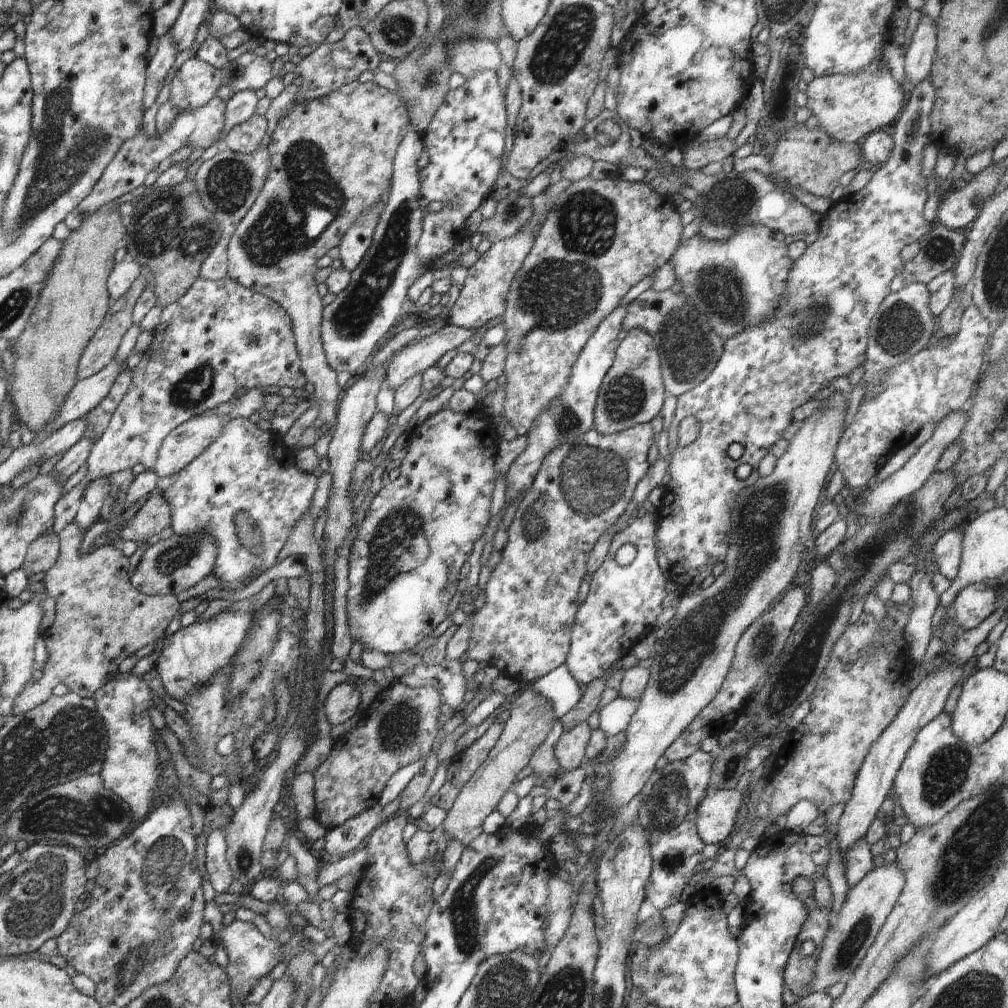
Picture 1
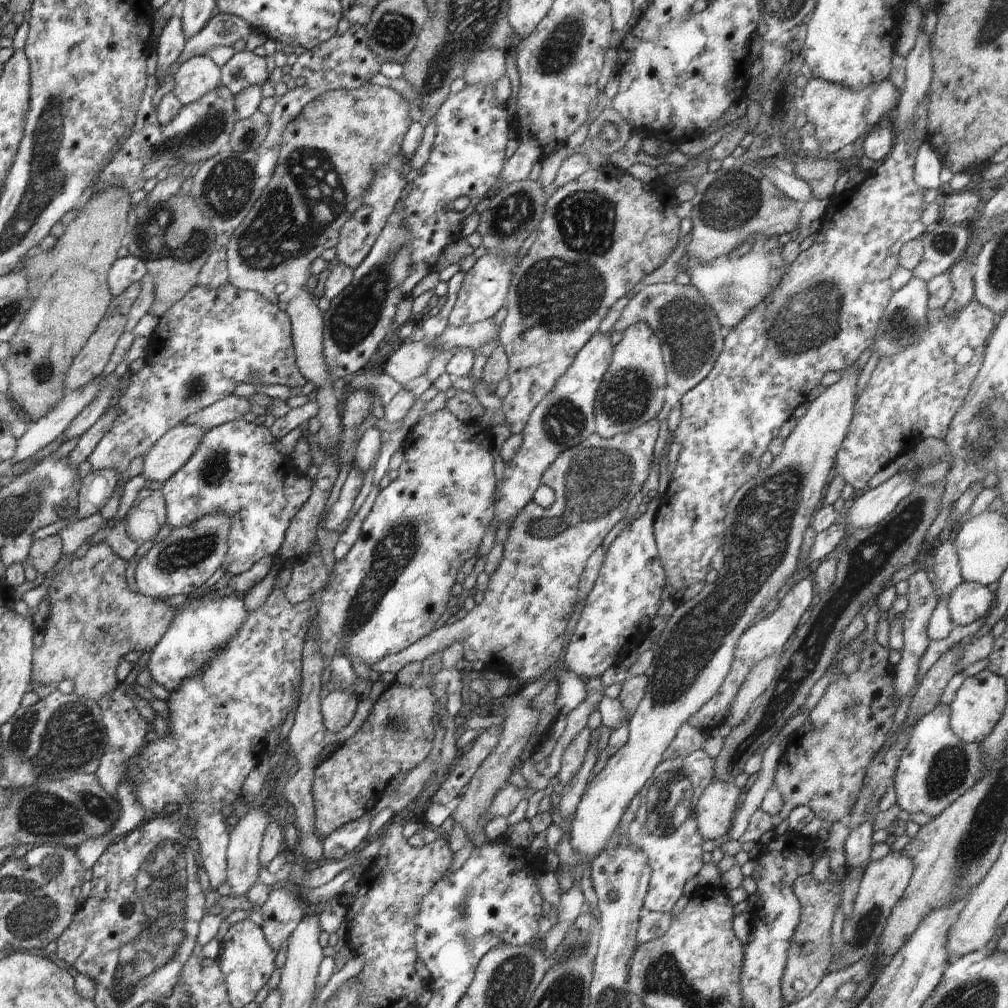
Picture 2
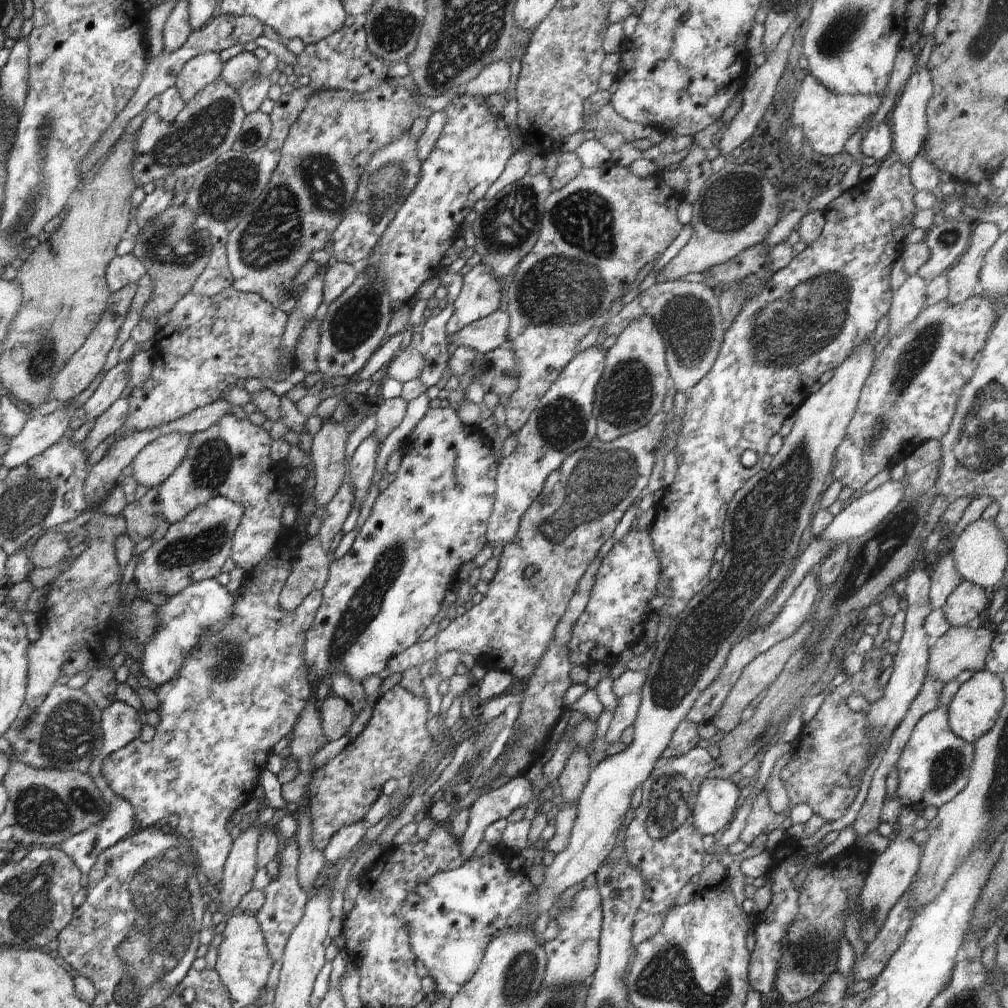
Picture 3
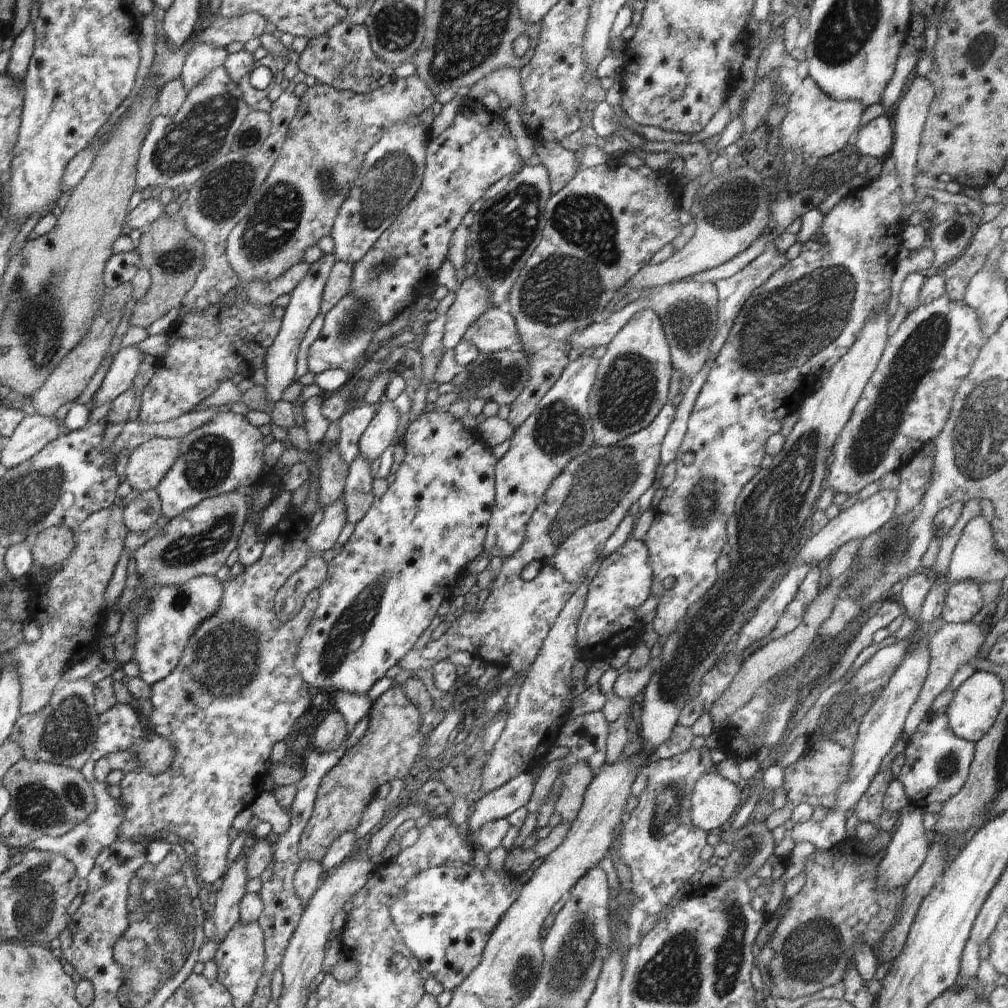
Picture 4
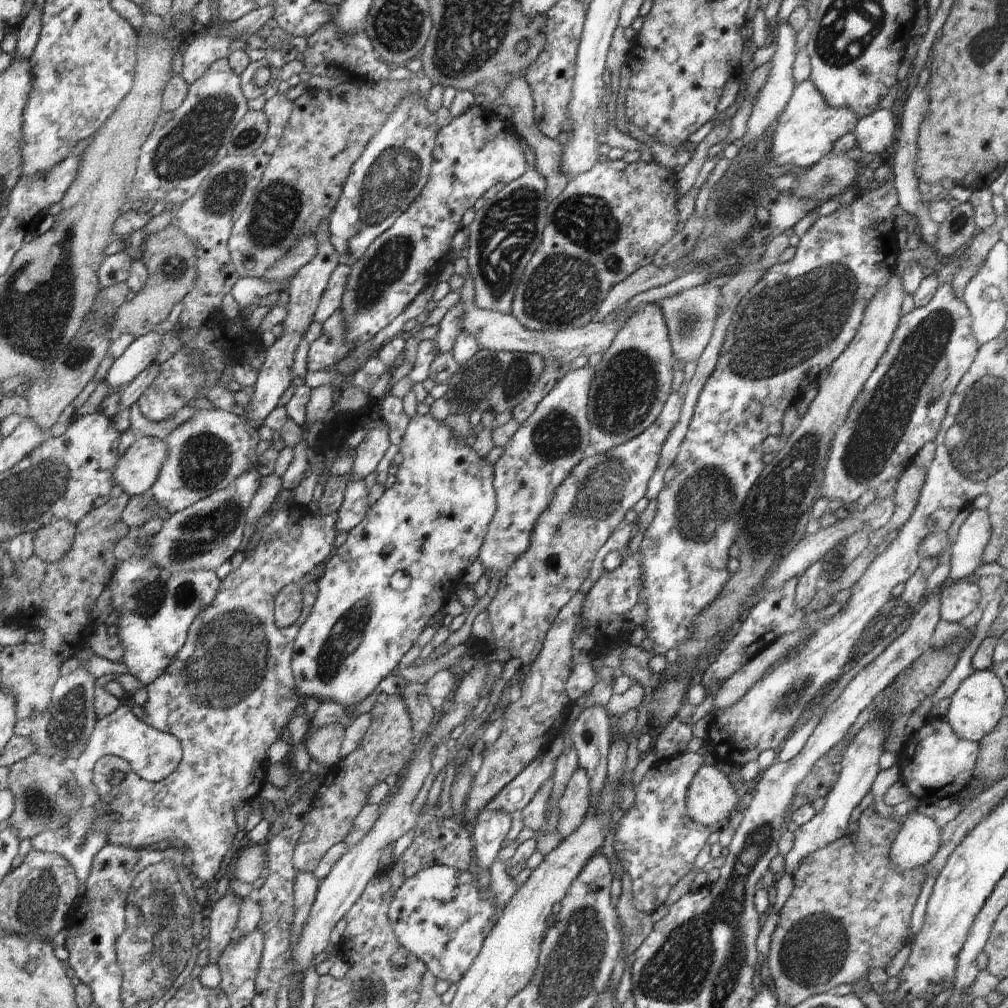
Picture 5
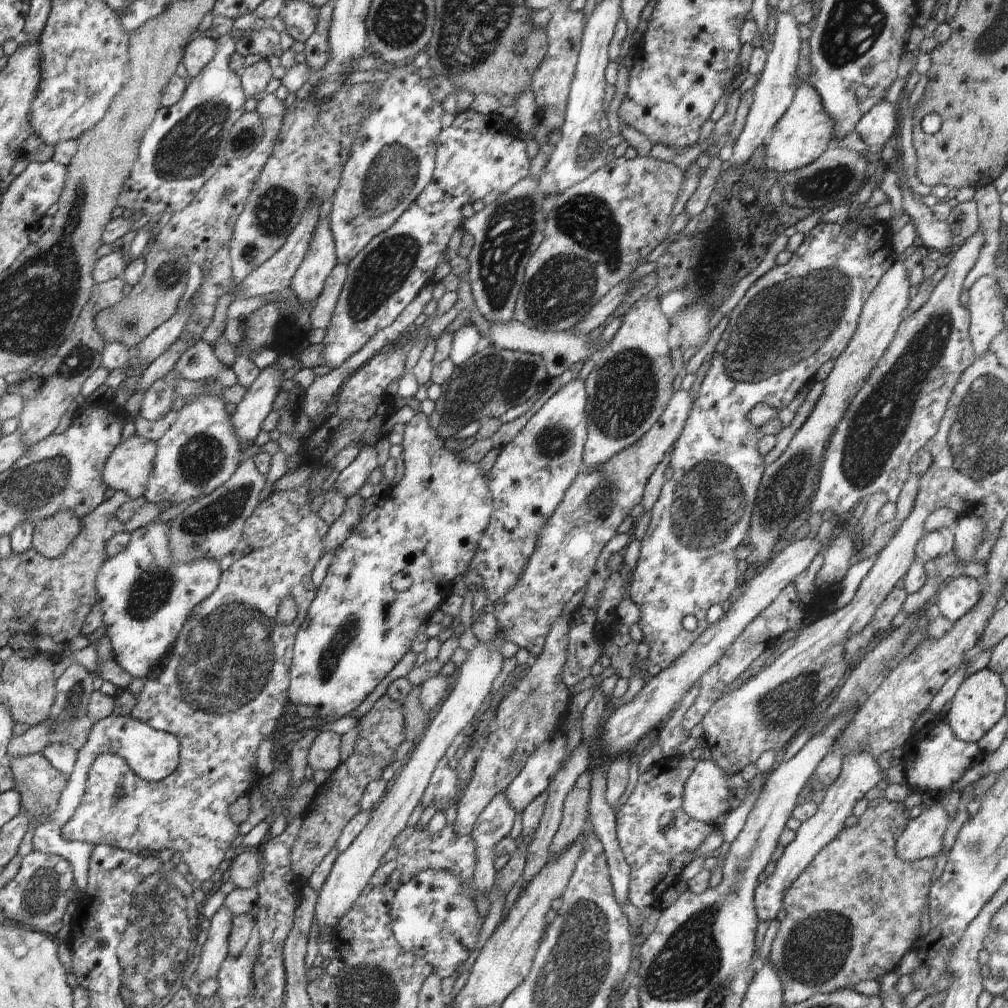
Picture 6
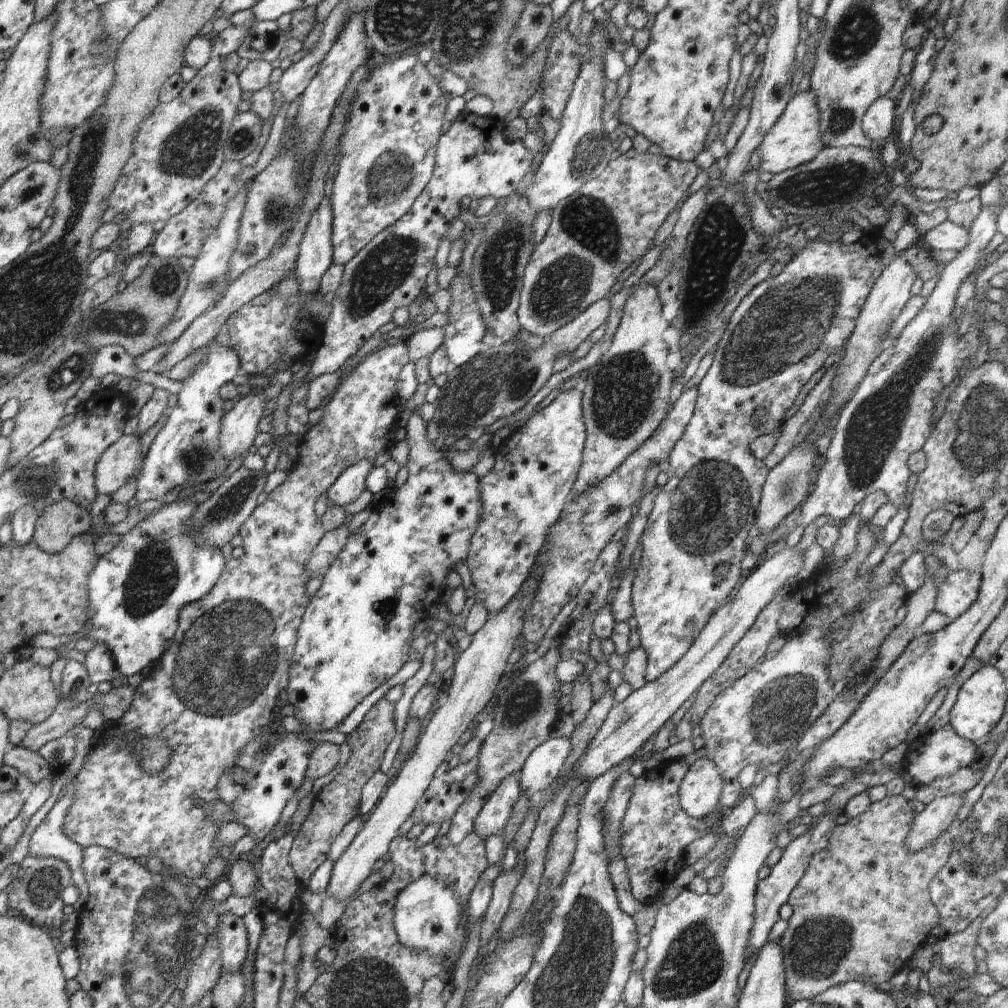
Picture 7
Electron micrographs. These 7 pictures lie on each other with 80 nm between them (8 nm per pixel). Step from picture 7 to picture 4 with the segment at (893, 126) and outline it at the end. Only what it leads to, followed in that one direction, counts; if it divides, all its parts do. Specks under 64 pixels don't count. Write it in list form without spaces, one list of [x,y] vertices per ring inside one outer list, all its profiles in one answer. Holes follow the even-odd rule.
[[[881,115],[864,125],[854,134],[853,142],[857,149],[868,157],[882,158],[890,154],[894,131],[888,117]]]

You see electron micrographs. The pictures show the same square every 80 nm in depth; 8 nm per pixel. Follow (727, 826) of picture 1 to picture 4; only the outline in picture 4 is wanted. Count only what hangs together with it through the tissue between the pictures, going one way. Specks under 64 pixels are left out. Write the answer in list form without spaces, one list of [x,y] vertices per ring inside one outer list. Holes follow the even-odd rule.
[[[706,771],[696,782],[690,797],[691,821],[707,833],[722,828],[740,804],[741,785],[720,774]]]

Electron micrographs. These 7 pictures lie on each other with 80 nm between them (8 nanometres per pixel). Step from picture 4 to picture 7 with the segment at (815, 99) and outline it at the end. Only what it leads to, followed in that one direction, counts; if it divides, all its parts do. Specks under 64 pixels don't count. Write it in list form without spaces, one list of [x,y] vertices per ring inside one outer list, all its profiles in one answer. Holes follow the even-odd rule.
[[[811,90],[799,91],[786,105],[780,118],[762,139],[761,164],[756,170],[775,175],[811,161],[824,147],[819,129],[819,108]]]

